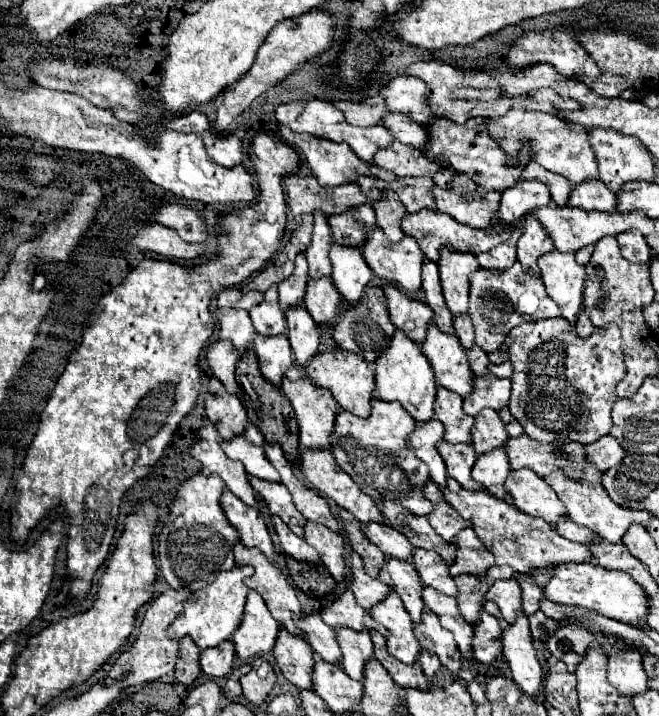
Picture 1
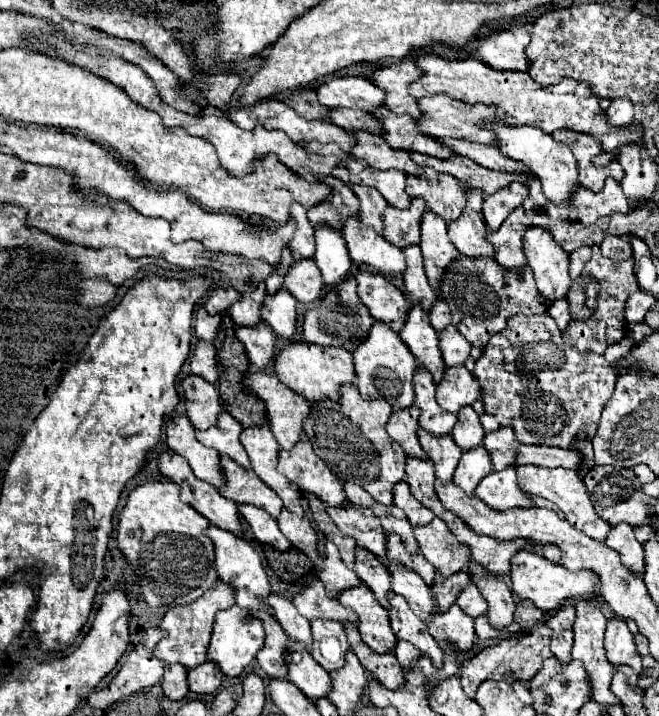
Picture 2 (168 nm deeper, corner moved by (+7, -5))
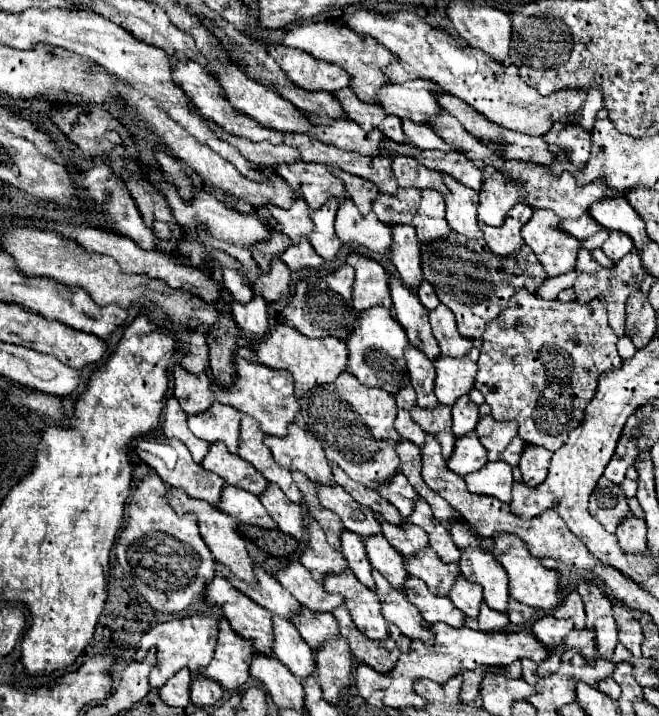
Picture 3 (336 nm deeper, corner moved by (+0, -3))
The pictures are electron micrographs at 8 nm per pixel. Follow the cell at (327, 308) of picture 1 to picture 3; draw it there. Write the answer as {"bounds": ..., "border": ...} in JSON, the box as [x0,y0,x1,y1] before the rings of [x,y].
{"bounds":[280,239,324,271],"border":[[[300,239],[300,245],[288,247],[288,251],[284,251],[284,255],[280,259],[288,265],[290,271],[304,271],[304,269],[318,271],[324,263],[324,259],[320,259],[320,255],[316,255],[316,251],[312,249],[308,239]]]}

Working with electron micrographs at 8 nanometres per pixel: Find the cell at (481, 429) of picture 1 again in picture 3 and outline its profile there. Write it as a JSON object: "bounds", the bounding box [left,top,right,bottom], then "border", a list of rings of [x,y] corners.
{"bounds":[452,395,480,437],"border":[[[468,395],[464,399],[458,399],[452,407],[452,431],[456,437],[464,437],[466,433],[472,433],[476,429],[476,423],[480,421],[478,405],[470,401]]]}

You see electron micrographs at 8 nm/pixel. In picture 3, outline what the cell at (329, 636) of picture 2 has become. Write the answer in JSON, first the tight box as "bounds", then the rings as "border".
{"bounds":[292,607,340,651],"border":[[[304,607],[304,615],[300,615],[300,619],[292,619],[292,623],[300,631],[302,639],[314,651],[318,651],[324,645],[326,639],[332,639],[332,637],[340,635],[338,621],[332,613],[316,613],[316,611],[308,611]]]}

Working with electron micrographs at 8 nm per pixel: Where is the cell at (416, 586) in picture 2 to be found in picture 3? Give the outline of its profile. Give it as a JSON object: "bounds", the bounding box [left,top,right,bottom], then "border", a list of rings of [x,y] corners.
{"bounds":[364,535,410,591],"border":[[[374,535],[372,539],[364,539],[364,547],[366,547],[366,553],[368,553],[372,567],[378,569],[394,589],[406,591],[406,581],[408,581],[410,573],[406,569],[404,555],[400,555],[384,539],[384,535]]]}

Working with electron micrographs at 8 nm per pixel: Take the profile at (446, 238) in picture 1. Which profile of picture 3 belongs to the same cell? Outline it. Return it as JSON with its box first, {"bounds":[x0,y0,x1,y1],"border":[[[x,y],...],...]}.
{"bounds":[372,189,420,227],"border":[[[400,189],[396,195],[380,193],[372,203],[372,211],[384,225],[394,227],[396,223],[412,223],[418,205],[420,205],[418,189]]]}

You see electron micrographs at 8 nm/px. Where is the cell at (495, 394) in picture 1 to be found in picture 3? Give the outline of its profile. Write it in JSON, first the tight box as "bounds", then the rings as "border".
{"bounds":[434,357,478,407],"border":[[[440,357],[434,361],[436,367],[436,387],[434,393],[442,405],[452,407],[462,395],[468,395],[474,387],[474,377],[478,367],[470,357]]]}

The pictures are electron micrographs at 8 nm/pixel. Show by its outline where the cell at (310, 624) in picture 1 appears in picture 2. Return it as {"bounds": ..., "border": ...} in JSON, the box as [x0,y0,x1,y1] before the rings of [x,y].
{"bounds":[265,593,313,647],"border":[[[269,593],[269,597],[265,597],[265,603],[273,609],[273,617],[277,619],[277,623],[283,627],[283,631],[293,641],[299,641],[305,647],[309,647],[313,643],[309,621],[305,617],[301,617],[301,613],[295,609],[295,605],[289,599],[285,599],[277,593]]]}

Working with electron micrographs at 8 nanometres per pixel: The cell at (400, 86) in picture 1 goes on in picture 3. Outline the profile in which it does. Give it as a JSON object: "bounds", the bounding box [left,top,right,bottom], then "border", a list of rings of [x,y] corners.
{"bounds":[268,45,350,93],"border":[[[272,45],[268,47],[268,53],[276,59],[280,69],[306,91],[336,93],[350,87],[350,75],[334,63],[316,61],[312,55],[284,45]]]}

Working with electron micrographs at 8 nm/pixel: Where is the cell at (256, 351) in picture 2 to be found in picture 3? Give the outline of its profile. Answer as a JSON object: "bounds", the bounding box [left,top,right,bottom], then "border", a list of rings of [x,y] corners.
{"bounds":[232,295,270,339],"border":[[[254,295],[252,303],[240,305],[232,303],[232,313],[242,331],[252,335],[254,339],[262,339],[270,331],[270,317],[266,309],[266,301],[260,299],[260,295]]]}

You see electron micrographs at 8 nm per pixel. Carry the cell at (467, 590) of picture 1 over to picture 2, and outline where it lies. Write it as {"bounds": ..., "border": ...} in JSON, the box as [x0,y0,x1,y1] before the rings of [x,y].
{"bounds":[431,571,471,613],"border":[[[463,571],[455,573],[455,575],[447,577],[447,579],[437,573],[435,579],[433,579],[433,585],[431,585],[431,593],[433,593],[433,597],[437,597],[437,611],[445,613],[455,603],[455,599],[459,597],[461,589],[467,583],[471,583],[471,579]]]}

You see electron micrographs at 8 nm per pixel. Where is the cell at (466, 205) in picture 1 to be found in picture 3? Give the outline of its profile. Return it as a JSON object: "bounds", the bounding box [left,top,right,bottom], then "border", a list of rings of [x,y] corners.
{"bounds":[392,155,450,195],"border":[[[398,155],[396,159],[392,159],[392,171],[396,175],[396,181],[400,187],[408,189],[408,187],[414,187],[414,189],[434,189],[442,195],[448,195],[450,189],[444,185],[444,179],[442,179],[442,173],[436,173],[424,165],[420,165],[416,159],[412,157],[404,157],[404,155]]]}

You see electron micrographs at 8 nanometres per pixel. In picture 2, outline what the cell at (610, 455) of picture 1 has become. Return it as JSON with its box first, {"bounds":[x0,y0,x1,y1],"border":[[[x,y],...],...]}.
{"bounds":[515,445,581,469],"border":[[[521,445],[515,453],[515,465],[545,465],[545,467],[565,467],[577,469],[581,463],[581,455],[571,449],[557,447],[537,447],[537,445]]]}

